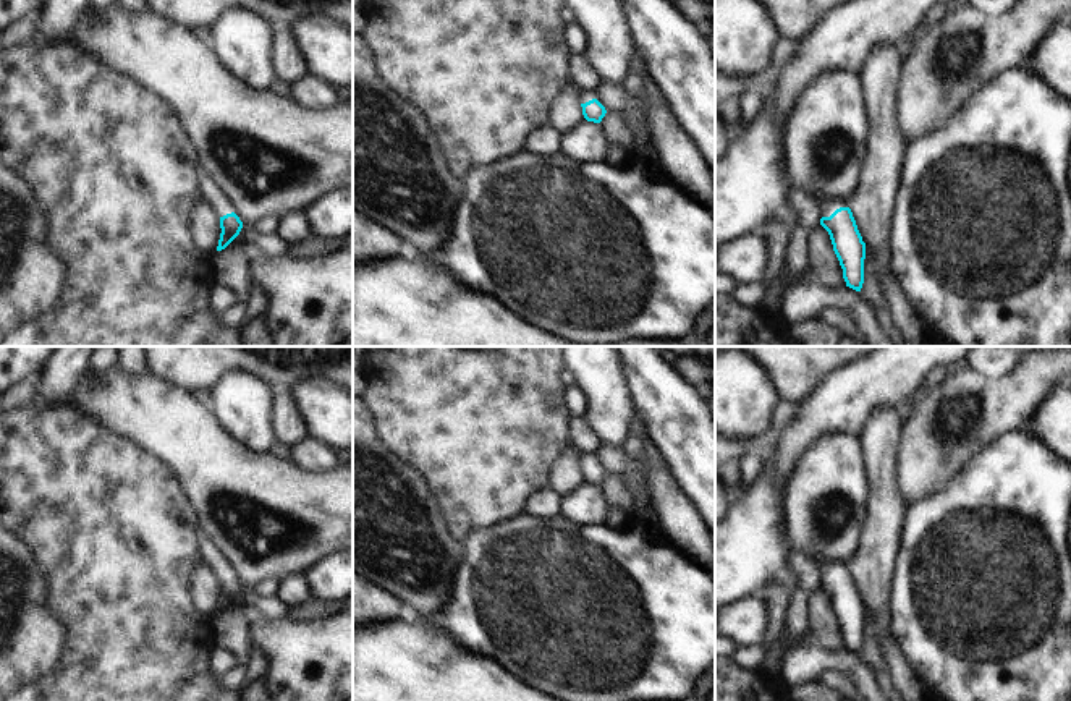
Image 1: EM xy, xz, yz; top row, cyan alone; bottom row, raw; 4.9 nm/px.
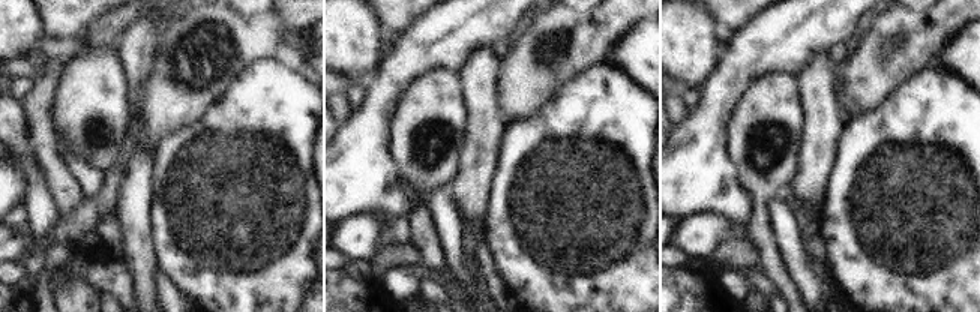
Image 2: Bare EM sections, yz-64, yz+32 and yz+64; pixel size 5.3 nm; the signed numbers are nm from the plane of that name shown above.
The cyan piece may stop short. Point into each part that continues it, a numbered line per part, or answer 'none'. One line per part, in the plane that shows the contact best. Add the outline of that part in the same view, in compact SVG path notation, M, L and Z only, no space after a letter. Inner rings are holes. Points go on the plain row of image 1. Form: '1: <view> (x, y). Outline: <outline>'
1: yz (827, 570). Outline: M843 562L823 563L820 567L820 580L830 580L840 570L848 570L848 565Z

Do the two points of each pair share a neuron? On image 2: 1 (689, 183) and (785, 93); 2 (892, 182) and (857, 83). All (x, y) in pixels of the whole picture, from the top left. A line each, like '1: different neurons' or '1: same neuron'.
1: different neurons
2: different neurons

